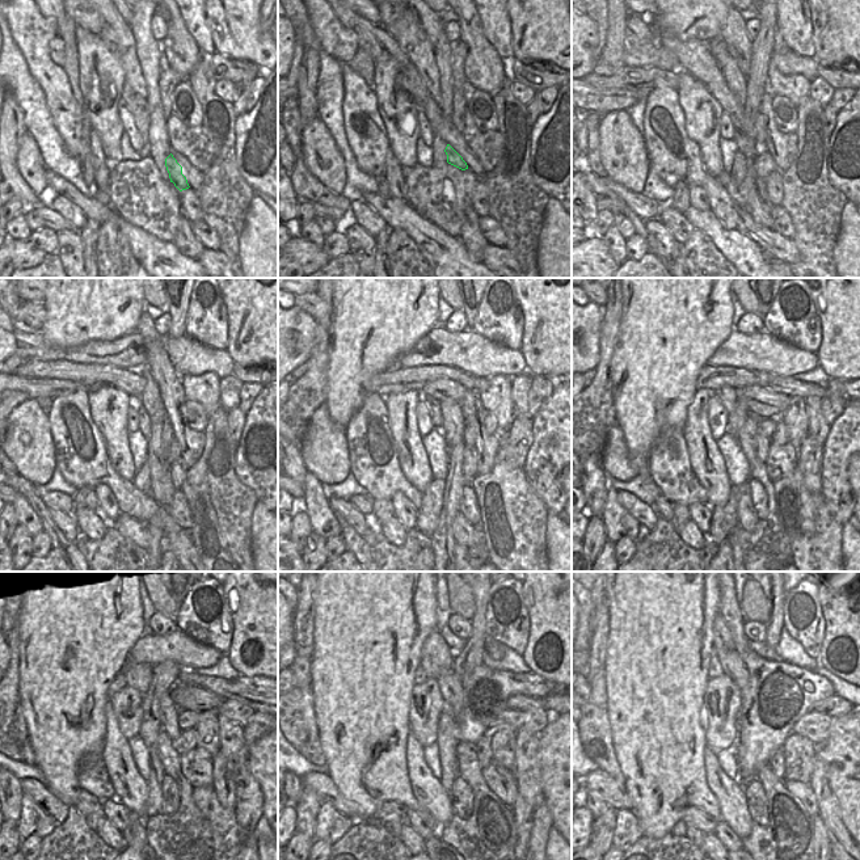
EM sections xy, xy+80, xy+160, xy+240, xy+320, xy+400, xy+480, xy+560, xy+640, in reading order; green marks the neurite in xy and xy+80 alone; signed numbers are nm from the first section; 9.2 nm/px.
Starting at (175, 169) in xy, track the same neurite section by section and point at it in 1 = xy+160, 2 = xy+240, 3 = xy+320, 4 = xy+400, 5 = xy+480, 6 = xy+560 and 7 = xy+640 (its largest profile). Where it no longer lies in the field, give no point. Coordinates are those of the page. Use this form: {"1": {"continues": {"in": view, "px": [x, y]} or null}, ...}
{"1": {"continues": {"in": "xy+160", "px": [749, 147]}}, "2": {"continues": {"in": "xy+240", "px": [144, 421]}}, "3": {"continues": {"in": "xy+320", "px": [437, 418]}}, "4": {"continues": {"in": "xy+400", "px": [728, 395]}}, "5": {"continues": {"in": "xy+480", "px": [138, 675]}}, "6": {"continues": {"in": "xy+560", "px": [437, 658]}}, "7": {"continues": {"in": "xy+640", "px": [723, 636]}}}

